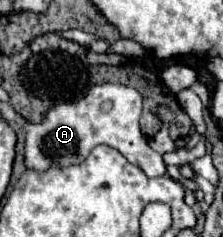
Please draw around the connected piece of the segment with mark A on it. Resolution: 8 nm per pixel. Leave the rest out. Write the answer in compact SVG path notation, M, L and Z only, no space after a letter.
M96 85L84 99L74 103L58 103L46 115L42 123L26 123L26 167L36 171L46 171L48 167L68 167L82 163L90 151L104 143L118 149L132 165L140 167L148 177L166 175L166 165L162 155L156 153L144 133L140 131L140 113L142 113L142 95L124 85Z

